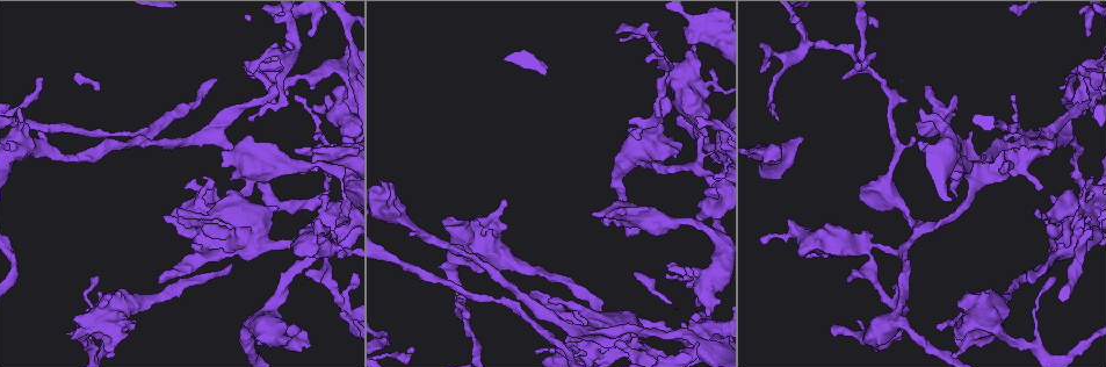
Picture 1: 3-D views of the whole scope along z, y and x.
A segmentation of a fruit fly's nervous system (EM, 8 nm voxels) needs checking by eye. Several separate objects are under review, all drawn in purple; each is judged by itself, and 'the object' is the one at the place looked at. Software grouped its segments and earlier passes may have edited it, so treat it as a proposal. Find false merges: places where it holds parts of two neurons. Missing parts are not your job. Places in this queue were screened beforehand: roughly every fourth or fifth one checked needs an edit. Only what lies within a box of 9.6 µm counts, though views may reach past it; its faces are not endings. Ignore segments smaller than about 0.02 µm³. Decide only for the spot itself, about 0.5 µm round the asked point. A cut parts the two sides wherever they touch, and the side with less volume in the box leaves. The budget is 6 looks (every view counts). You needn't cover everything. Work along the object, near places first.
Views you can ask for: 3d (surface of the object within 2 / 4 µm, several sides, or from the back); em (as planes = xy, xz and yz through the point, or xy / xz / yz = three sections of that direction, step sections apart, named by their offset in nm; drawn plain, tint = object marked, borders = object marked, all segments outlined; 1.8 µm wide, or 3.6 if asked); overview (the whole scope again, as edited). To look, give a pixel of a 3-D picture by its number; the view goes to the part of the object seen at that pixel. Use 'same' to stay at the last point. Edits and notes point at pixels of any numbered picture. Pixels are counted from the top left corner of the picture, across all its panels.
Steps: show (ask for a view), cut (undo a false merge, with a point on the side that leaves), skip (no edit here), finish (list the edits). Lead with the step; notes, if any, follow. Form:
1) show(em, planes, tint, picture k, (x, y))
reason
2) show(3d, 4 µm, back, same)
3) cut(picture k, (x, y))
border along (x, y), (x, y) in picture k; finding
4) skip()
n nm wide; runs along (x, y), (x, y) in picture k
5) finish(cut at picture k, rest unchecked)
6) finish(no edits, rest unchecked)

show(3d, 4 µm, picture 1, (765, 154))
arms part here

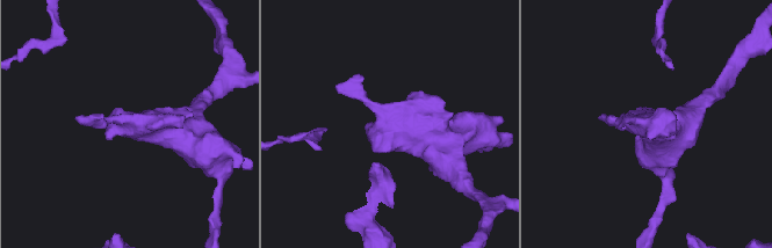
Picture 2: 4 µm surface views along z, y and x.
show(em, 3.6 µm, xz, step 4, tint, picture 2, (132, 121))
now the EM

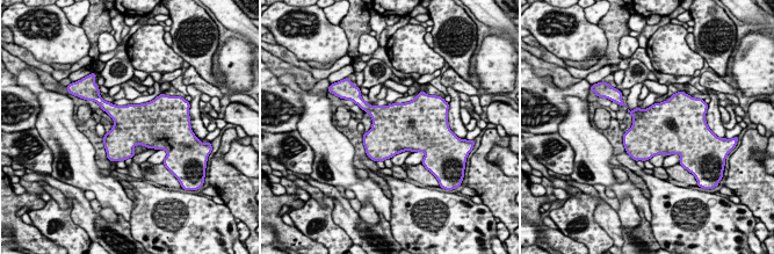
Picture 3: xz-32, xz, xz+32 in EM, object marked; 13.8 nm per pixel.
show(em, 3.6 µm, planes, tint, same)

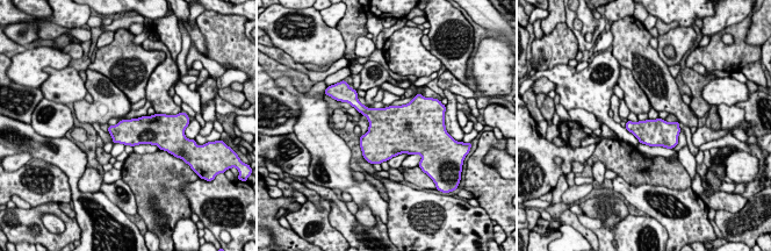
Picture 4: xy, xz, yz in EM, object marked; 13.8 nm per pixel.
skip()
continuous, no second neuron

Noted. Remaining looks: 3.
show(em, xy, step 8, tint, picture 1, (268, 199))
thick turns thin

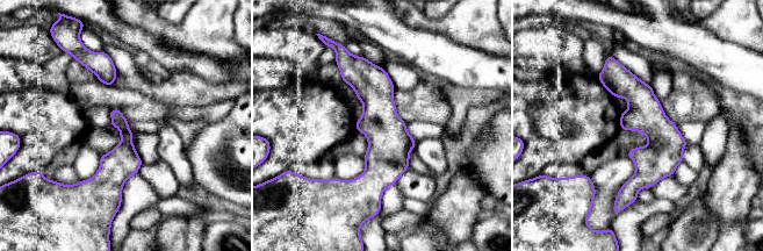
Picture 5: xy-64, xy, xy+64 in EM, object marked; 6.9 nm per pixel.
show(em, planes, tint, same)

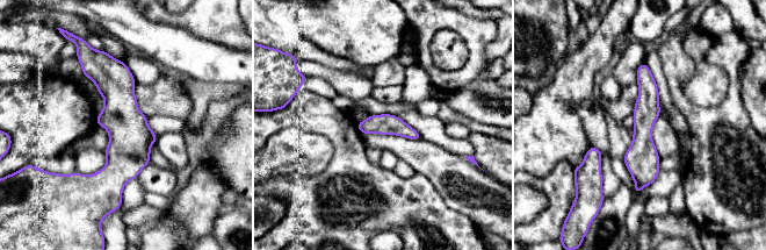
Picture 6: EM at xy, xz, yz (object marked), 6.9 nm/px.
skip()
140 nm wide; runs along (106, 56), (120, 100), (117, 193) in picture 6; continuous, no second neuron

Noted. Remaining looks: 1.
show(em, planes, borders, picture 1, (659, 102))
narrows sharply

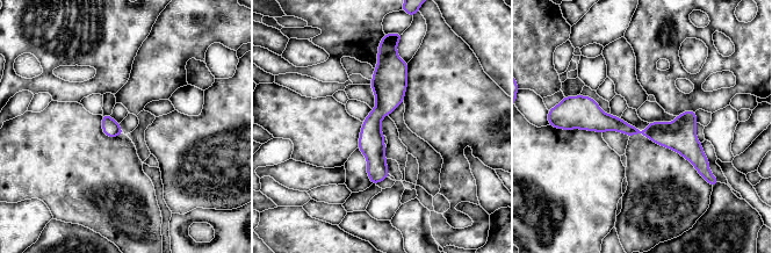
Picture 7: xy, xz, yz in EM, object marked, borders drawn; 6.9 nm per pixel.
skip()
120 nm wide; runs along (577, 102), (702, 160) in picture 7; all the same neuron

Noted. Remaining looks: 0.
finish(no edits, rest unchecked)

